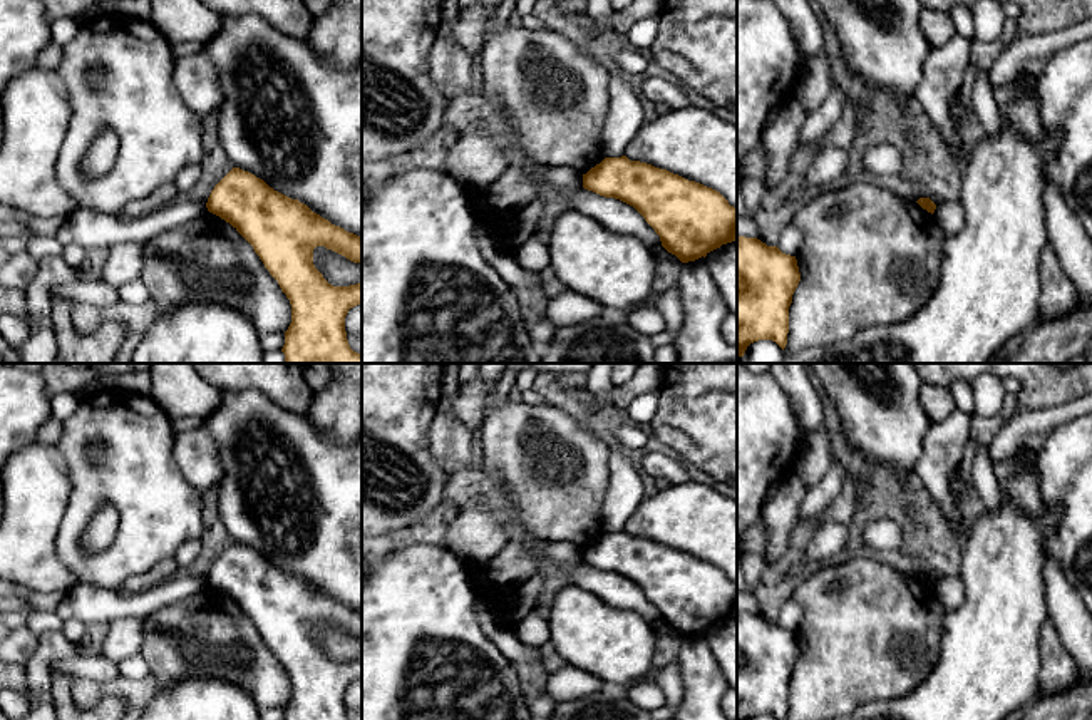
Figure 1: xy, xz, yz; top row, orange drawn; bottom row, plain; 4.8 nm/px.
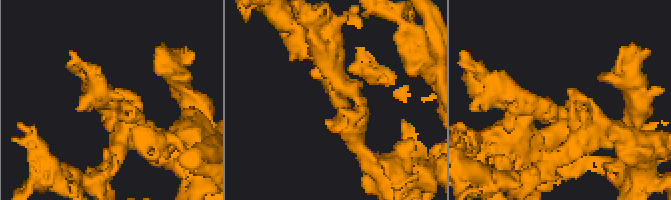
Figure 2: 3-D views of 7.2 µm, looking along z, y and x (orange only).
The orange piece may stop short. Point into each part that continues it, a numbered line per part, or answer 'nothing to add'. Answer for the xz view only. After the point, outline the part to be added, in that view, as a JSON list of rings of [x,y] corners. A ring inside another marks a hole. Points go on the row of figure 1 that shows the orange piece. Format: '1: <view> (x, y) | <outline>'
nothing to add

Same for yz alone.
nothing to add

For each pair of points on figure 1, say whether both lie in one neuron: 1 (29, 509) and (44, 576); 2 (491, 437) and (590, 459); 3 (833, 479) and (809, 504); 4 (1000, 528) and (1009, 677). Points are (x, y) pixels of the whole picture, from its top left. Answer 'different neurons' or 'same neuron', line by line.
1: same neuron
2: same neuron
3: same neuron
4: same neuron

